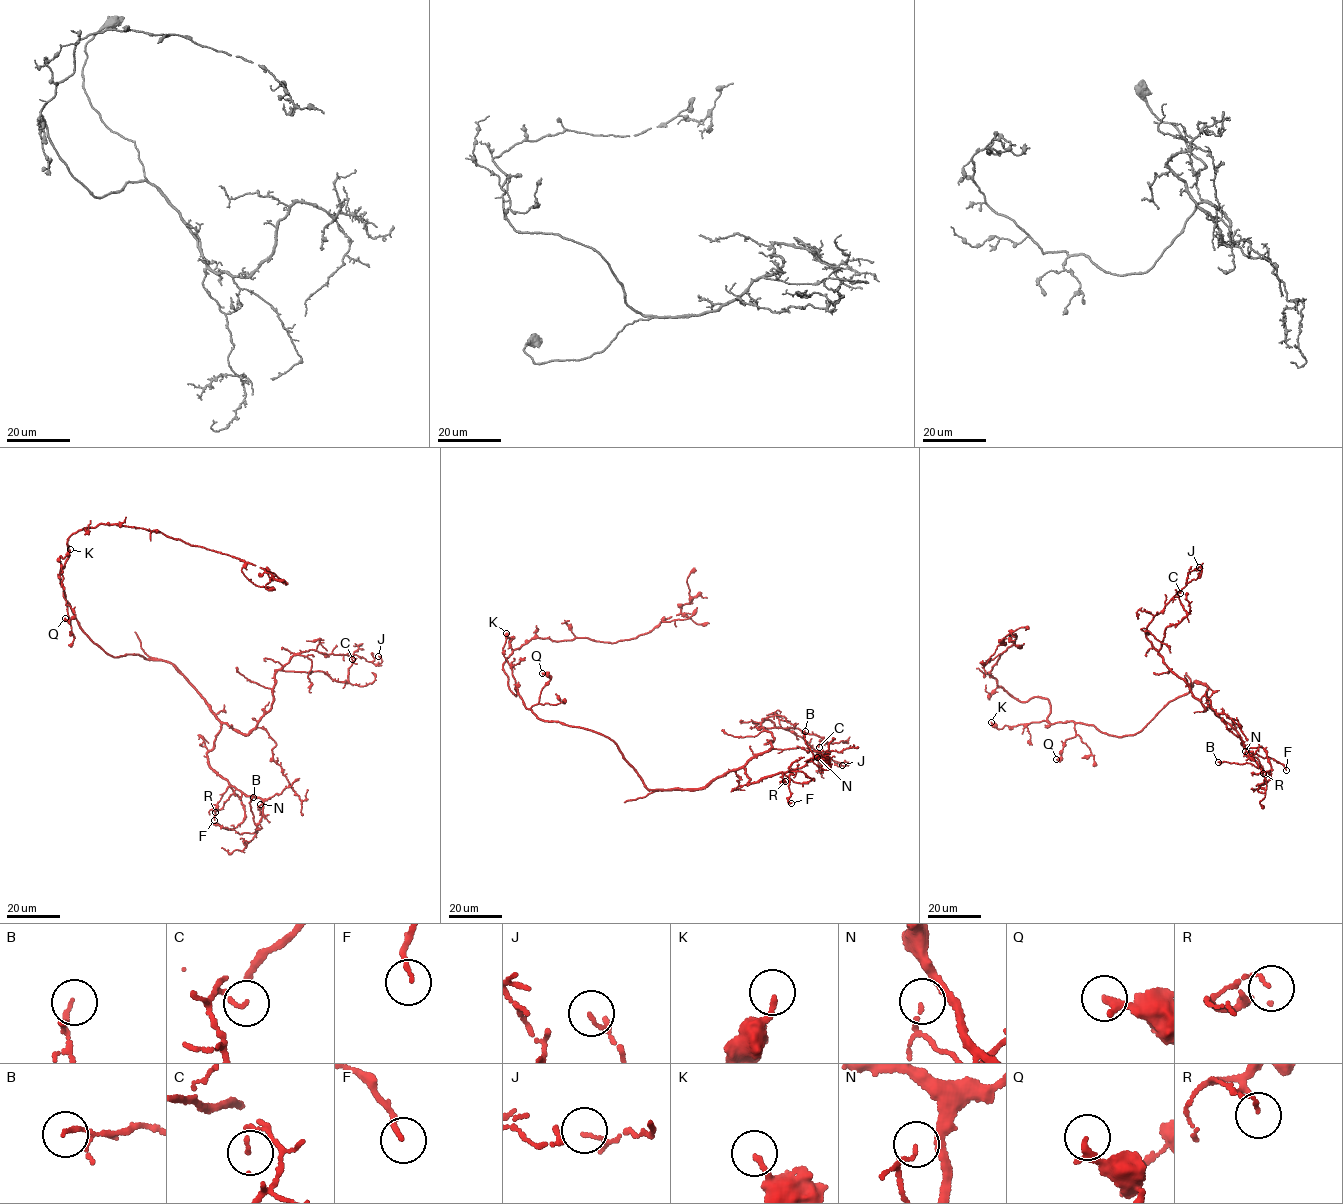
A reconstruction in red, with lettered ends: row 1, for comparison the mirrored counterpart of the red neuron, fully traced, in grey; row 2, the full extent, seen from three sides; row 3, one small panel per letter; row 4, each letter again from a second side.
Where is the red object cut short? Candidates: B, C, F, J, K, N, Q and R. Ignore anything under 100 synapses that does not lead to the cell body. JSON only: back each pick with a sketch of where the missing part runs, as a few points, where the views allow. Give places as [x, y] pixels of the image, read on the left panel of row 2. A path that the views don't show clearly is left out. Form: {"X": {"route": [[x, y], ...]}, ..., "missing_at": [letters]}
{"missing_at": []}

